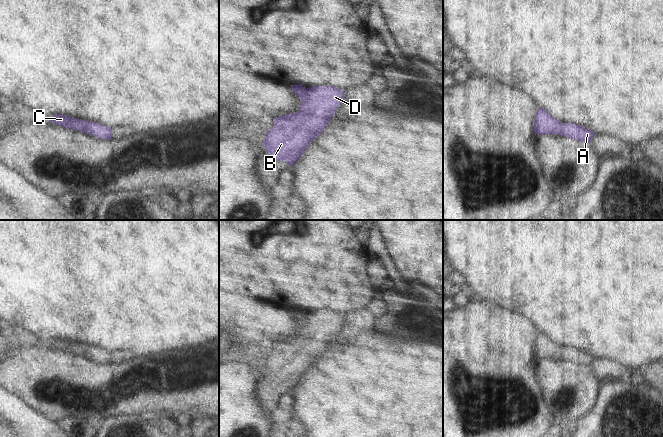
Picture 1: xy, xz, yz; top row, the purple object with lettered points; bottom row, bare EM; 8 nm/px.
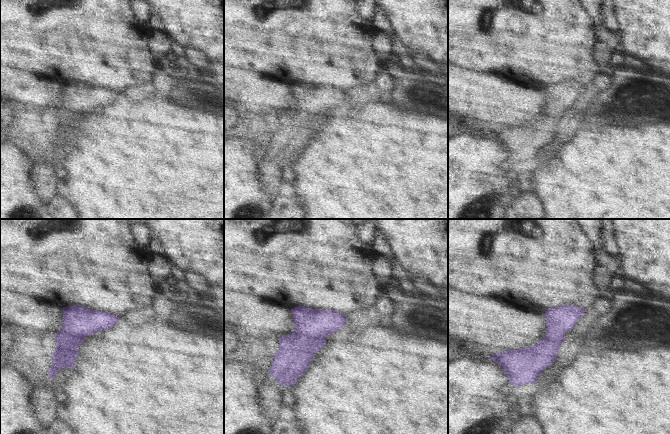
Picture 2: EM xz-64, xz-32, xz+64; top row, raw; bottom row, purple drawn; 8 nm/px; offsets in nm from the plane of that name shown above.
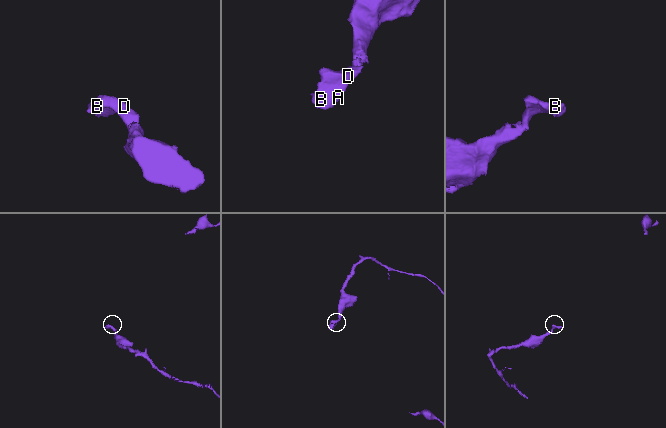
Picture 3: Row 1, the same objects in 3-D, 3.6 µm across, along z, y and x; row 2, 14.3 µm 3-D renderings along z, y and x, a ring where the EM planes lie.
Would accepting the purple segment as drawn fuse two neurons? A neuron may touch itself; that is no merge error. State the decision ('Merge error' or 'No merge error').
No merge error

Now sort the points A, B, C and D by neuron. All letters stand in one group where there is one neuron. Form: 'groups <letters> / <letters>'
groups A B C D

